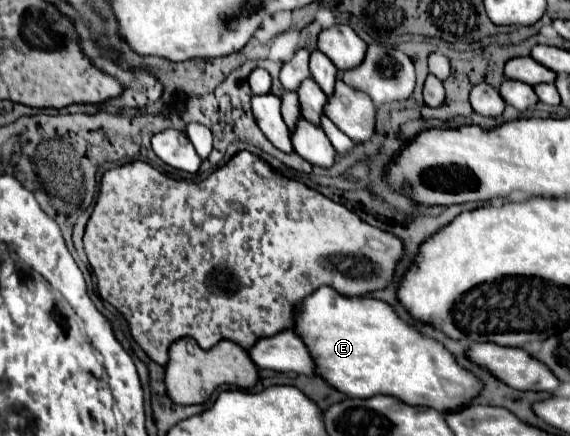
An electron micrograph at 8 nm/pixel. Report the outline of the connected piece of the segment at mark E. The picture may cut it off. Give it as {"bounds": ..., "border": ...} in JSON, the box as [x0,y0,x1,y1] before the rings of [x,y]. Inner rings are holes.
{"bounds":[295,287,483,413],"border":[[[319,287],[309,299],[299,305],[295,331],[307,341],[307,347],[317,357],[319,375],[335,389],[349,397],[367,399],[379,393],[395,393],[411,405],[427,405],[443,413],[463,409],[483,391],[483,383],[469,369],[463,369],[455,355],[437,339],[419,333],[413,325],[403,321],[393,305],[373,297],[347,297],[333,287]]]}

